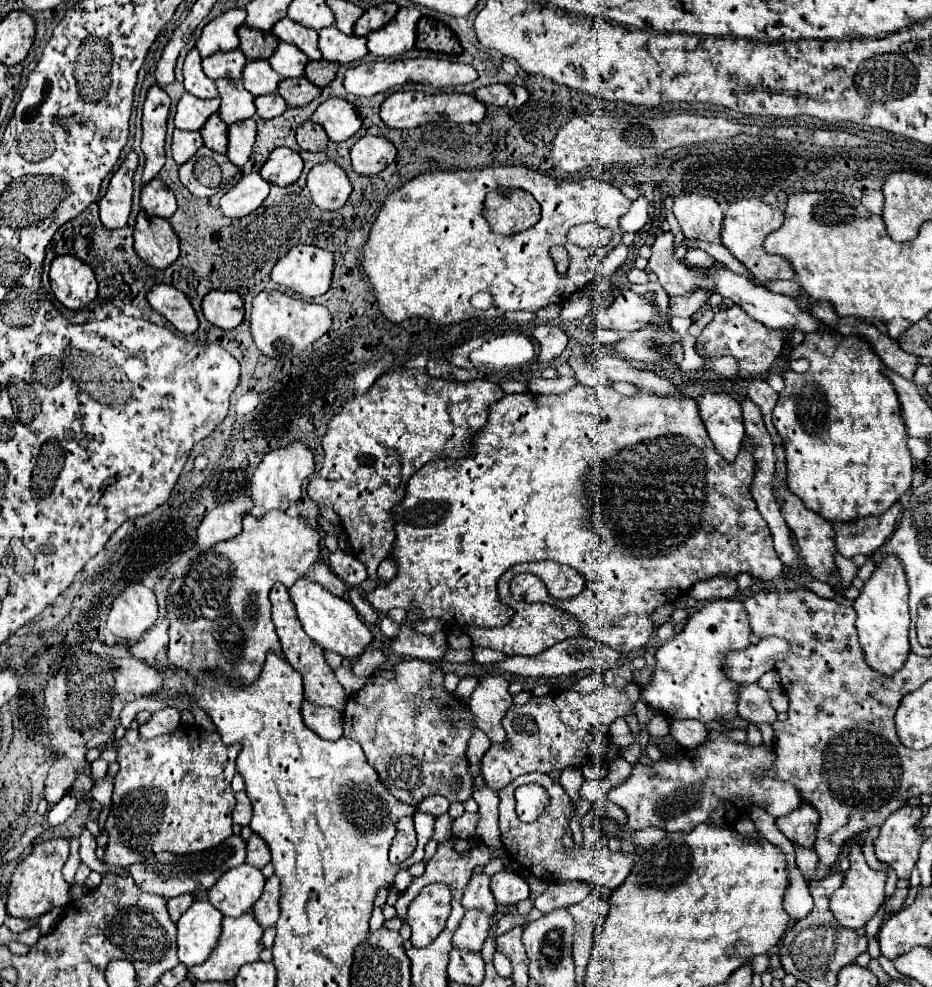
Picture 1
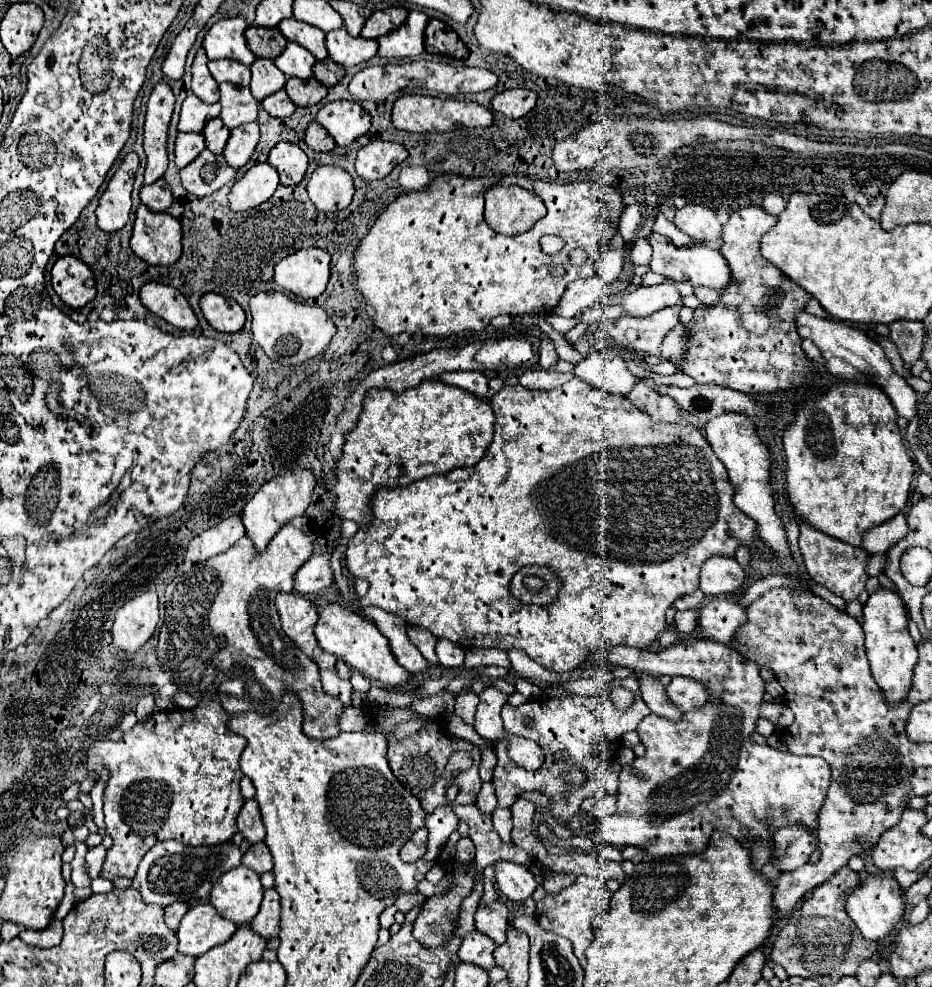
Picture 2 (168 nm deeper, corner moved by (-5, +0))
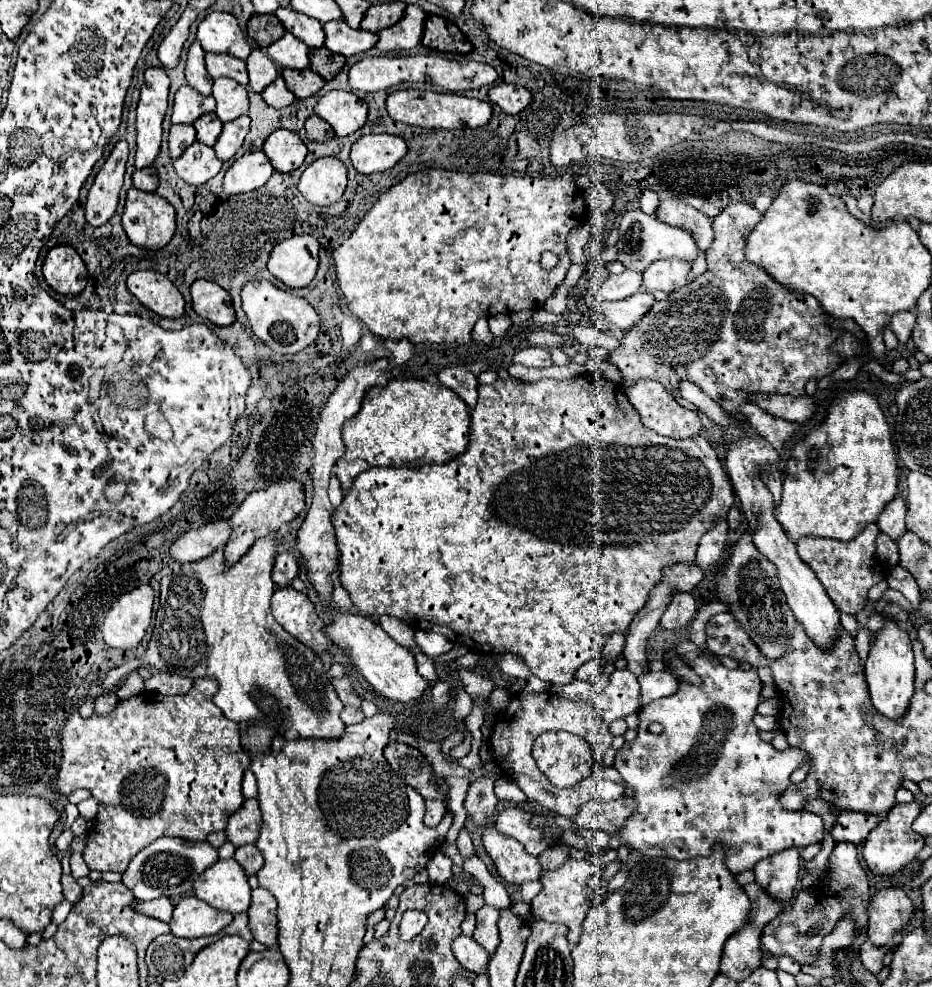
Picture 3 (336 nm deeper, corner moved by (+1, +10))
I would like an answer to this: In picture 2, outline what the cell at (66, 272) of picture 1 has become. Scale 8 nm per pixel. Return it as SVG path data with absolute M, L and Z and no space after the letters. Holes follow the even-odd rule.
M74 256L56 260L52 266L52 288L70 308L82 308L96 296L92 270Z

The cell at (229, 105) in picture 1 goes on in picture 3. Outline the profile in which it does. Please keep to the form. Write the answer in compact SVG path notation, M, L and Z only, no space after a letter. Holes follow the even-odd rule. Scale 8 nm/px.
M216 78L212 96L216 98L216 114L222 122L236 120L248 112L248 90L242 84L236 84L228 78Z

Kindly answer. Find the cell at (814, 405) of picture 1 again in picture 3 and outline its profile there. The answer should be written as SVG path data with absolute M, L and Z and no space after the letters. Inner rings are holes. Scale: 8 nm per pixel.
M864 390L844 392L830 404L824 420L800 440L786 460L782 484L782 500L776 506L776 520L796 542L802 536L822 536L836 540L852 540L868 522L876 522L886 504L896 496L898 460L890 438L890 428L878 400Z

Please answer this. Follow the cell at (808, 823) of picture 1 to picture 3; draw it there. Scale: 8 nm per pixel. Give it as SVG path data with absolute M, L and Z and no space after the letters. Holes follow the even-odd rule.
M786 848L784 852L776 852L776 856L768 856L768 860L760 860L754 868L756 882L768 890L774 898L786 904L794 888L798 884L800 872L800 850Z

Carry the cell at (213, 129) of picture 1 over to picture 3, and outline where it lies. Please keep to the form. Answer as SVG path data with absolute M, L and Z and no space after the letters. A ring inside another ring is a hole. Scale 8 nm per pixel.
M208 112L194 122L194 128L196 128L196 140L198 142L214 146L214 142L218 140L218 136L222 132L222 122L214 112Z

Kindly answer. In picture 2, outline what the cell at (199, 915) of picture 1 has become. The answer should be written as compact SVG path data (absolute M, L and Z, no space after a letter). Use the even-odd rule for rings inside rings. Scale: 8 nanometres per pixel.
M196 904L184 914L176 930L178 952L198 958L212 946L224 944L228 938L232 938L234 932L236 924L218 916L214 906Z

